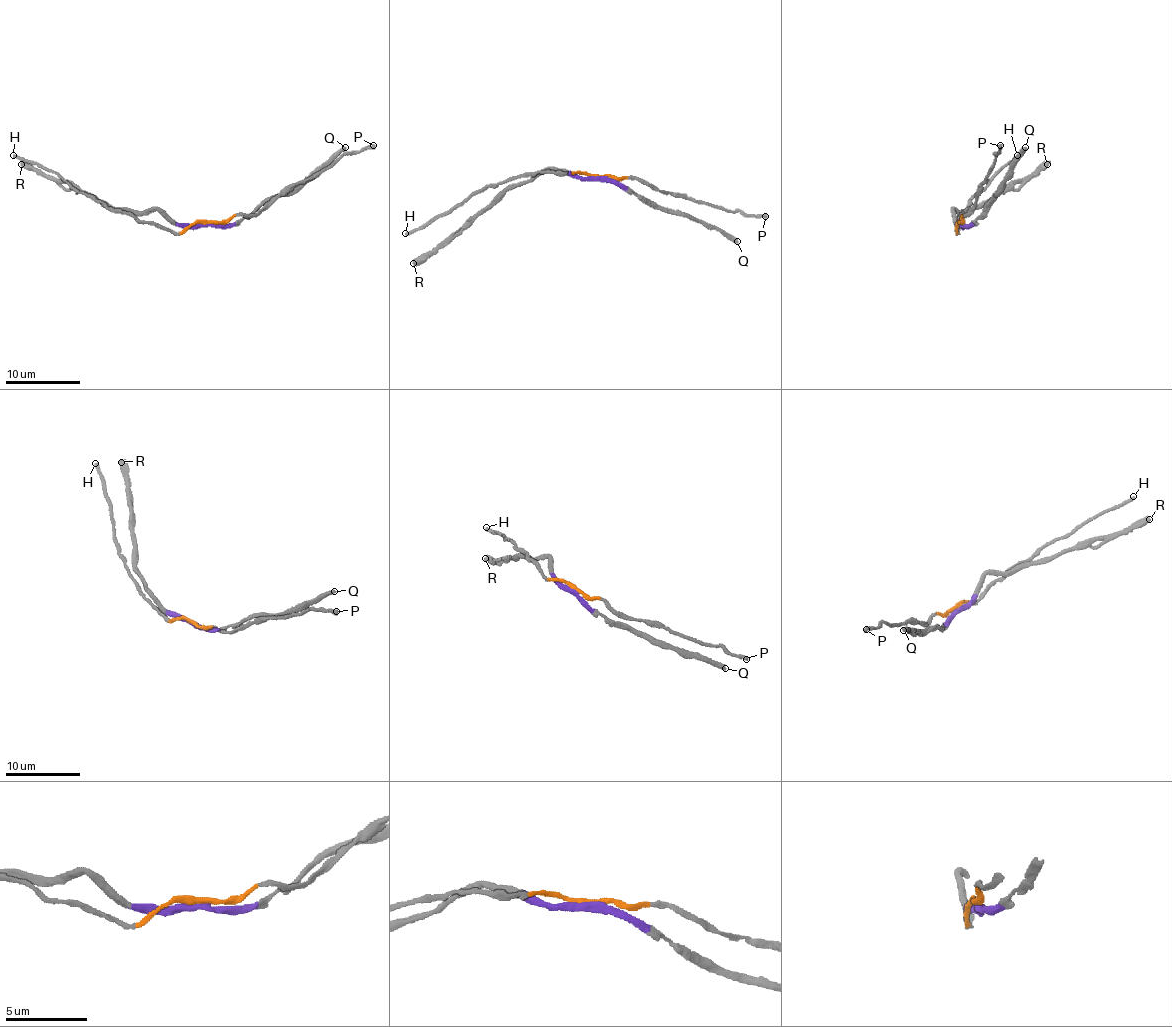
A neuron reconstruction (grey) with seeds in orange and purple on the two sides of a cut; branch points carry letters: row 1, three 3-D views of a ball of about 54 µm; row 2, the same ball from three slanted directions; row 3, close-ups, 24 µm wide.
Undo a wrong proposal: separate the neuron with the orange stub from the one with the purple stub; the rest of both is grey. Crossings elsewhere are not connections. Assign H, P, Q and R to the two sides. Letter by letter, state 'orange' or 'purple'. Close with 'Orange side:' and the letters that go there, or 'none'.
H: orange
P: orange
Q: purple
R: purple
Orange side: H, P

